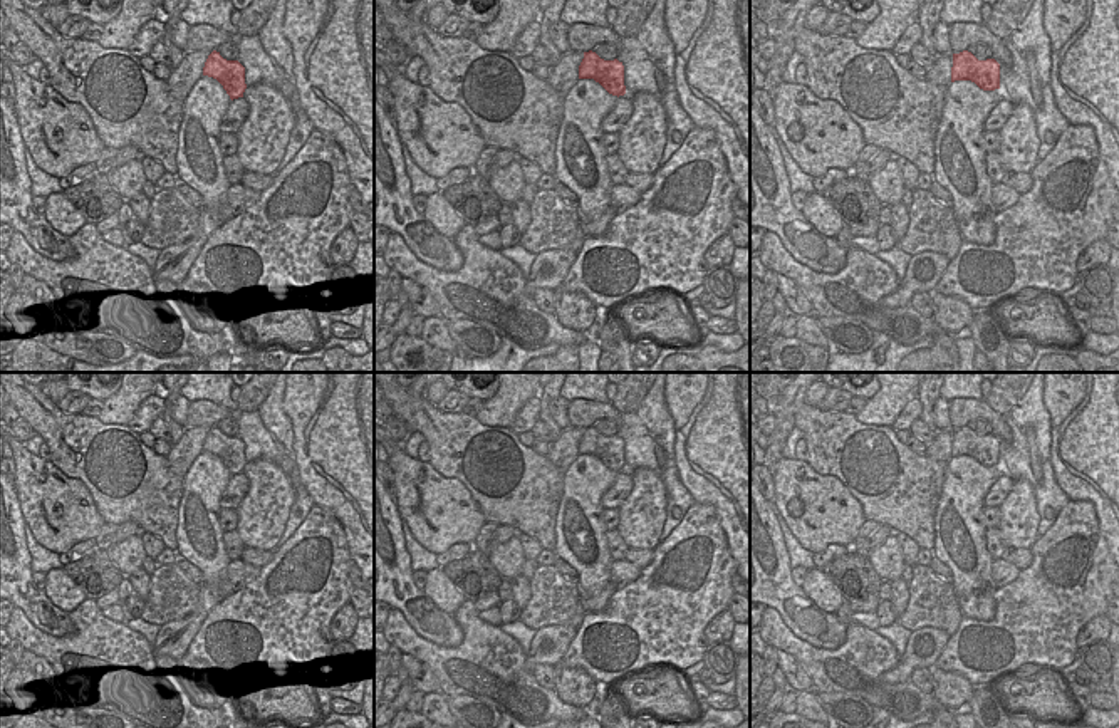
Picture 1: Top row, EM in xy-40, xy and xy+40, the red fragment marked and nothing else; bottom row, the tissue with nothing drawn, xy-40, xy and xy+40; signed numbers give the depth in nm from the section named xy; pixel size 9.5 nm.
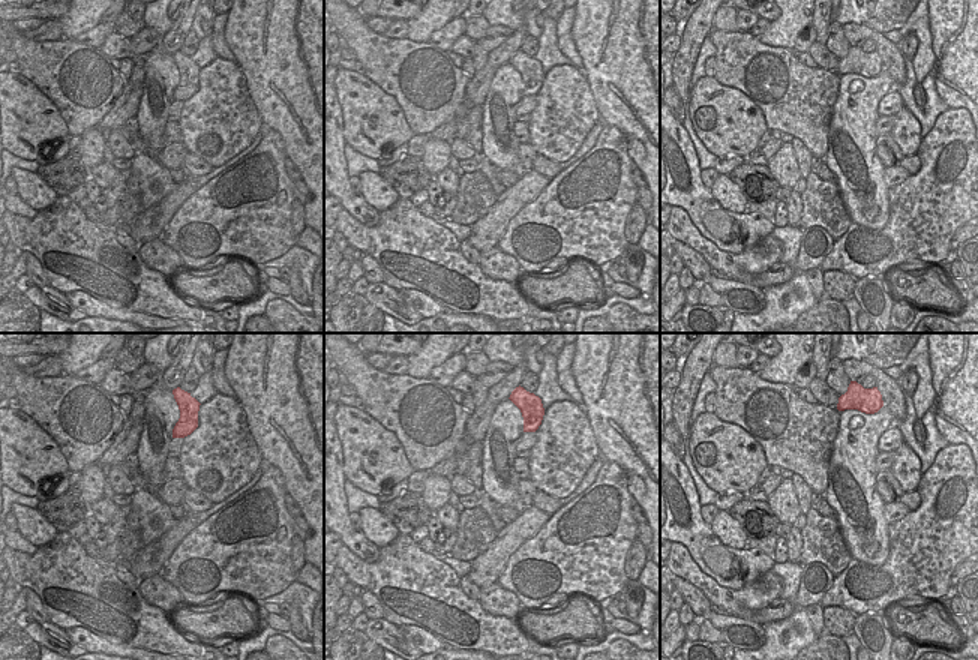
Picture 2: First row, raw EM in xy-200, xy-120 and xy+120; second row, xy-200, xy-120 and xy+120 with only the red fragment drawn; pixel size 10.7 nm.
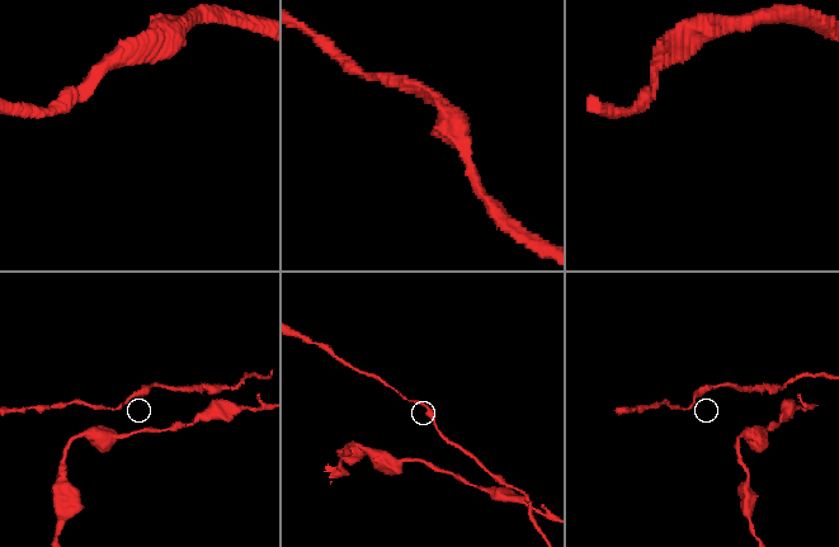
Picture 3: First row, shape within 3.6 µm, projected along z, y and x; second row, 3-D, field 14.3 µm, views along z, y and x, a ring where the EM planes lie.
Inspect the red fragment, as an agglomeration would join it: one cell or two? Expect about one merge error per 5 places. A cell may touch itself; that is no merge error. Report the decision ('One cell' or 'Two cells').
Two cells.

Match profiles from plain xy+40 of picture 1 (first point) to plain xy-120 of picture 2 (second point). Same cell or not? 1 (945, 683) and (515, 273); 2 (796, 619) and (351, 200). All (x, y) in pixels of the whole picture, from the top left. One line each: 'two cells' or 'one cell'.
1: one cell
2: one cell

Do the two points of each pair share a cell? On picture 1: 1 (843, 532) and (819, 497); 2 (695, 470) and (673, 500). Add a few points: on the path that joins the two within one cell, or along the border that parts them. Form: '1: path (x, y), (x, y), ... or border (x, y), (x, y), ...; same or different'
1: path (839, 524), (824, 505); same
2: border (673, 458), (678, 478), (695, 502); different

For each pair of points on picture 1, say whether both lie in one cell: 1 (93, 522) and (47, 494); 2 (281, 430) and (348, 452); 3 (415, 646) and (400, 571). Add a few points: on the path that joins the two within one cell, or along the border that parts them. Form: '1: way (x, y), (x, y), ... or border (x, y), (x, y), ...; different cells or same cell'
1: way (81, 522), (59, 502); same cell
2: border (282, 395), (294, 457); different cells
3: border (391, 606), (421, 636), (445, 648); different cells

